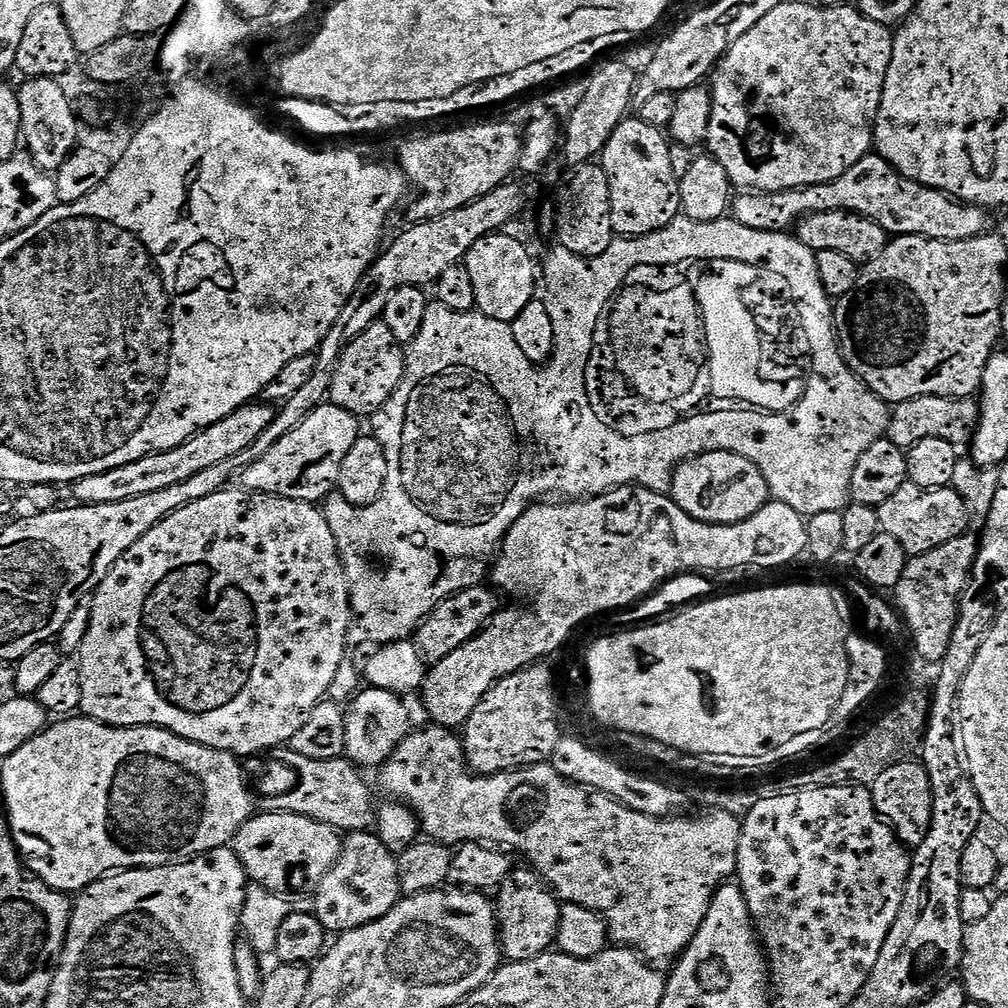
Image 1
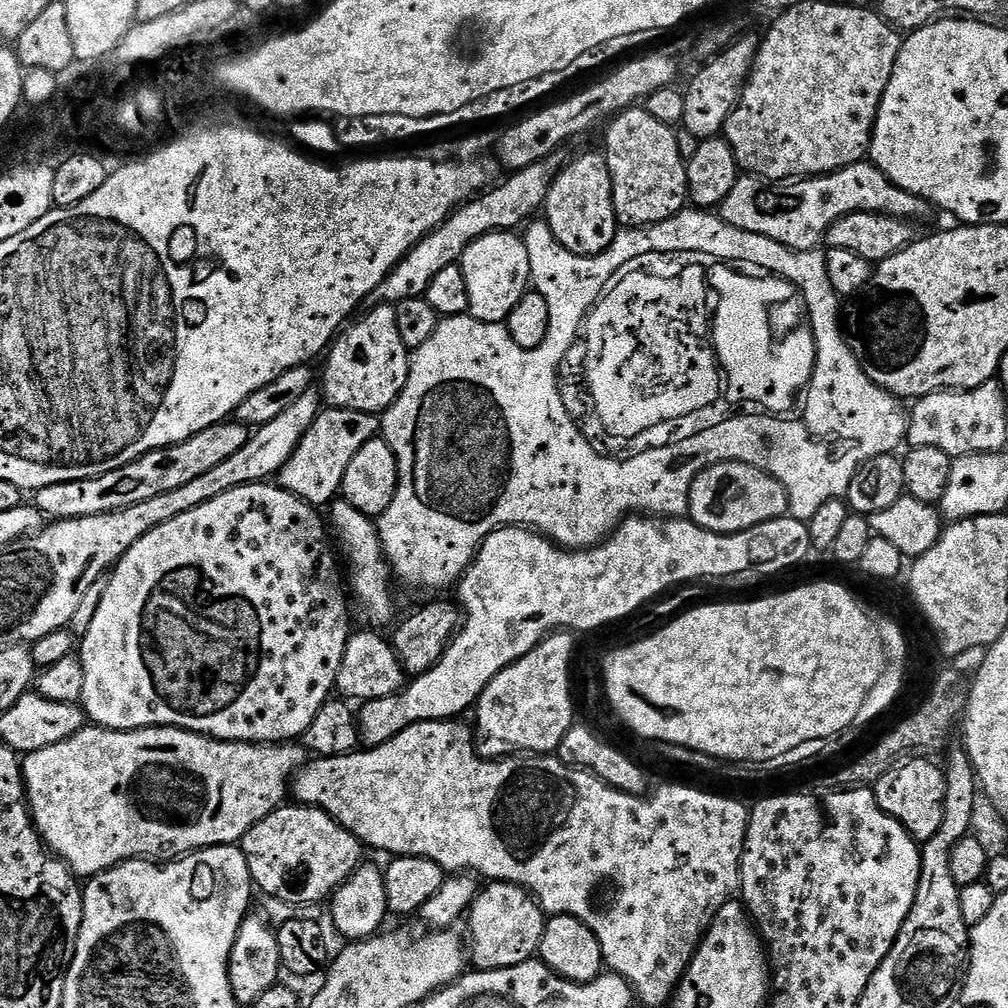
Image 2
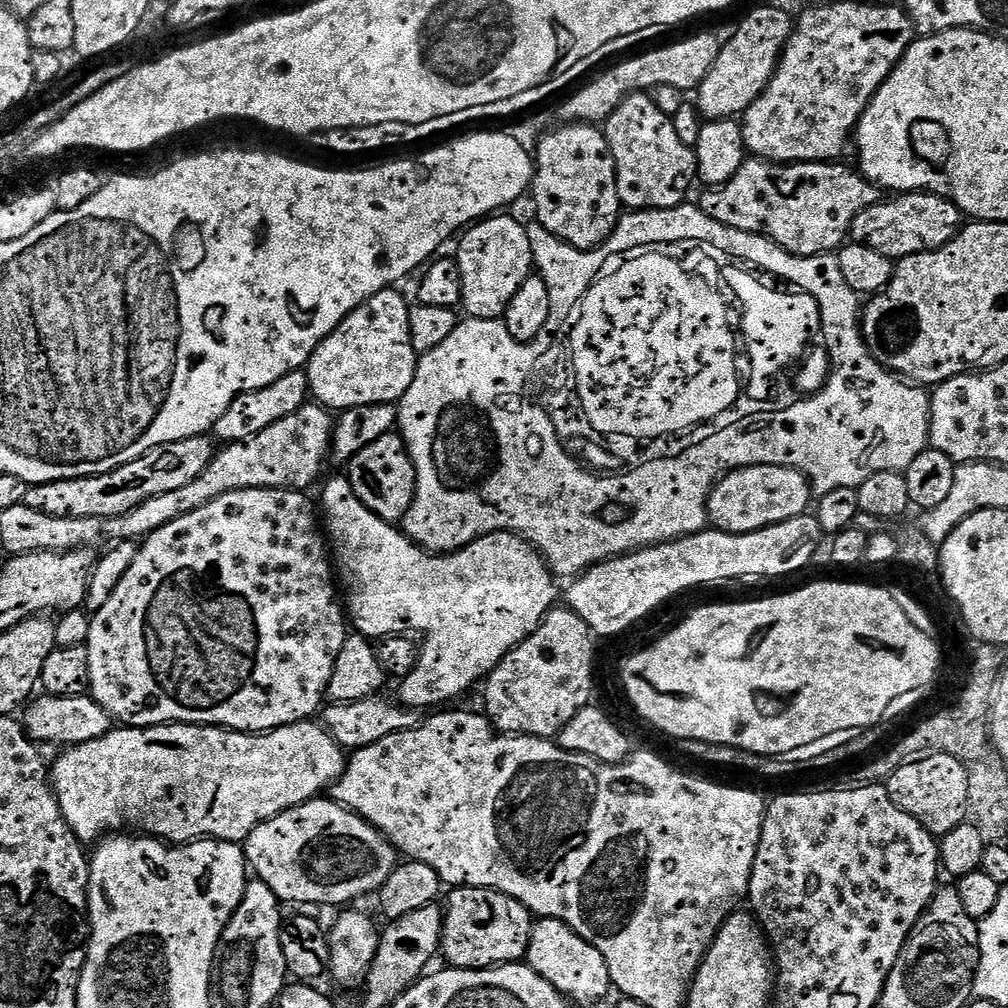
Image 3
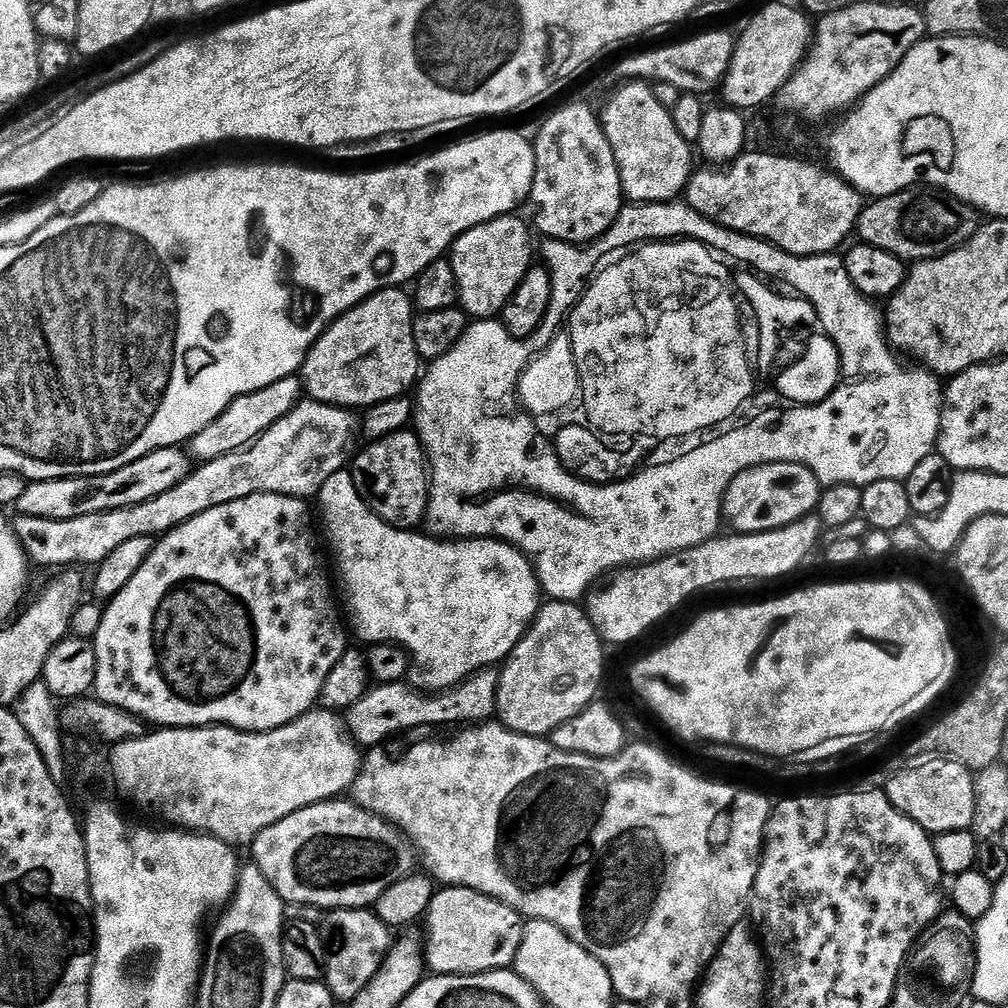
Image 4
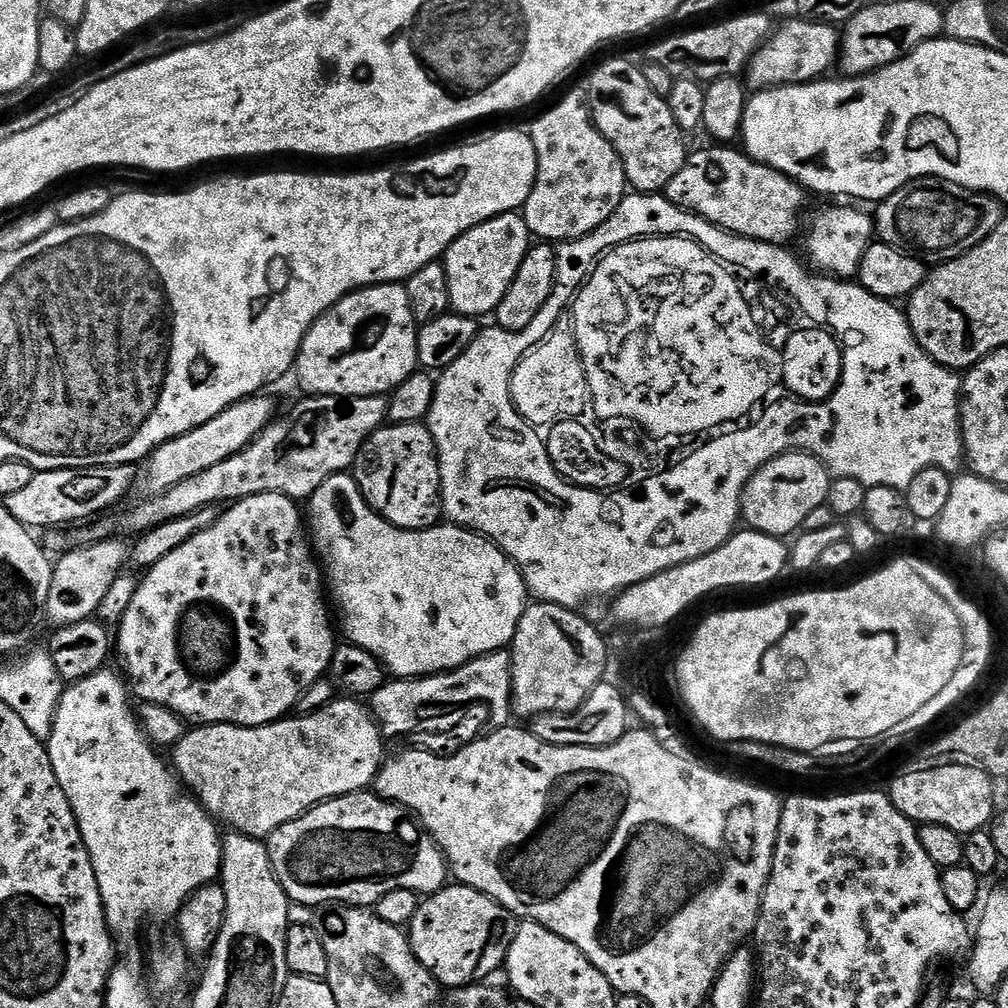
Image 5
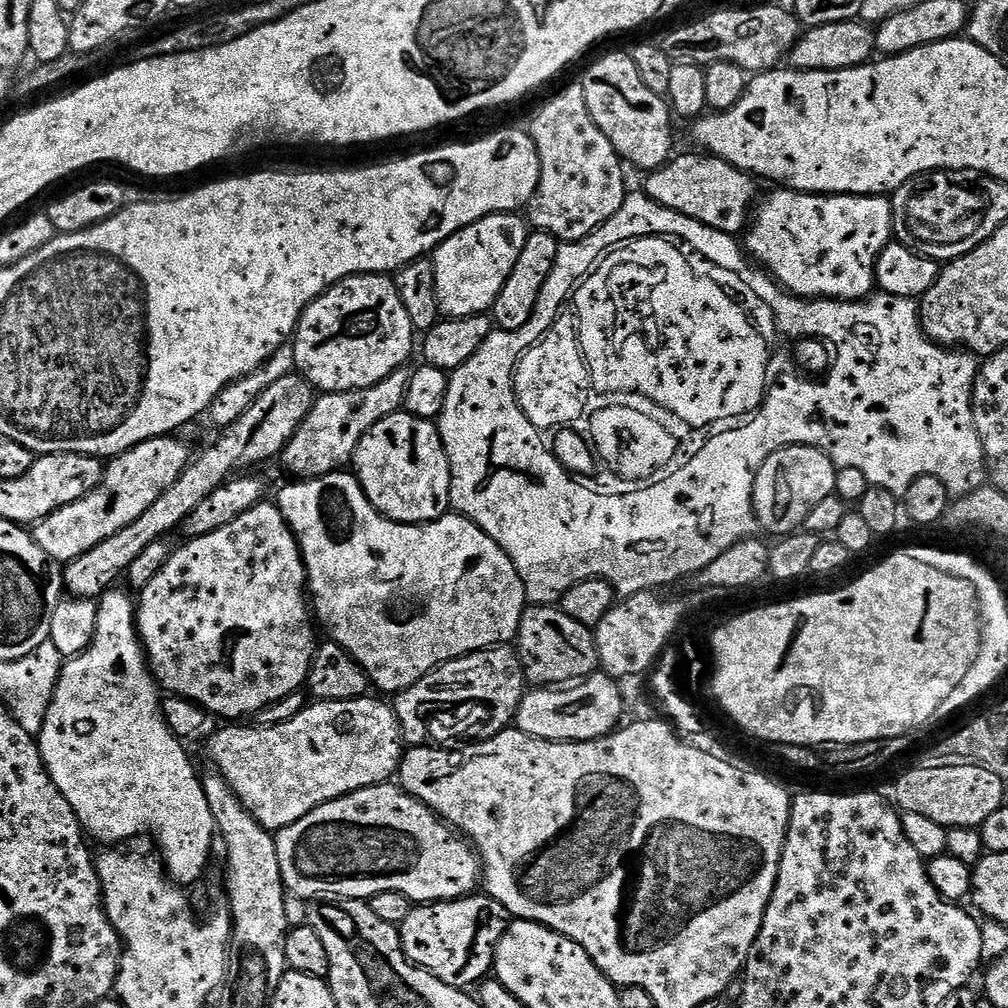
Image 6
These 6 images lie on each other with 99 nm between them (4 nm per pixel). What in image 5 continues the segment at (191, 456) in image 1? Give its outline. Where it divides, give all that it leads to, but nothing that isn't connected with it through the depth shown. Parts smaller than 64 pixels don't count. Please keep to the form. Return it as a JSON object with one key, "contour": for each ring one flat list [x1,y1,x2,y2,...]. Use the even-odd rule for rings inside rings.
{"contour":[[119,464,117,468,63,468,62,470,50,470,49,472,37,472,34,478,30,478,30,483,26,485,21,491,10,494,9,496,3,497,2,502,6,507,8,507,8,513,13,516,20,524,23,524,25,528,29,530,37,530,36,528,44,528,43,530,52,530,57,526,64,526,60,524,72,524,75,520,86,520,90,516,91,518,99,517,102,513,105,513,107,510,113,509,110,508,114,504,118,503,124,495,132,488,132,483,138,480,138,472,135,467,131,464]]}

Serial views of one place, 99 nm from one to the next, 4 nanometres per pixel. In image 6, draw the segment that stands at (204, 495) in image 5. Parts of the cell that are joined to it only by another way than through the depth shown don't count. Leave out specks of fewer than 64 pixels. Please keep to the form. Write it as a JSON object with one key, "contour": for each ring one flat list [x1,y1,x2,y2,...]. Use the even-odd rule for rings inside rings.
{"contour":[[405,366,373,388,317,395,310,414,306,414,302,426,298,426,298,430,284,447,282,461,284,460,285,470,293,472,296,475,293,477,309,481,351,465,362,434,366,434,366,430,370,430,370,426,374,426,382,418,403,409,412,373,413,369]]}

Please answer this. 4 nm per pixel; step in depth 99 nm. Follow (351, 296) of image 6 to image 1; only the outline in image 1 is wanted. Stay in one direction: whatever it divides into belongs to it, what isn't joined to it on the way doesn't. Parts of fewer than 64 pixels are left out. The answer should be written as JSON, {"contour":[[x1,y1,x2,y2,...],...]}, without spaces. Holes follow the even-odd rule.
{"contour":[[383,322,371,324,366,331,358,334,358,338,354,338,354,342,350,342,350,346,346,346,338,362,338,370,334,370,334,382,330,393,331,403,337,404,342,410,350,410,355,416,371,417,372,413,388,401,402,382,405,359,405,349,394,338,394,334,390,334,390,326,386,326]]}

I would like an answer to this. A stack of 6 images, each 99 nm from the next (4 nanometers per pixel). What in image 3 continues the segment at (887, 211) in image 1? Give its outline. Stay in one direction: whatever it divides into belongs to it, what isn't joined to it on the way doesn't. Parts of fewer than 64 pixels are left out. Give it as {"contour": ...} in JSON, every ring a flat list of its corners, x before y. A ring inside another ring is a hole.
{"contour":[[748,158,738,174,730,178,730,182,719,188,708,188,705,196,698,200,698,206,710,218,734,230,758,232,795,256,832,254,849,239,854,218,858,218,862,210,879,204,882,199,881,189,871,184,855,167,852,168,847,168,844,162,777,164,759,158]]}

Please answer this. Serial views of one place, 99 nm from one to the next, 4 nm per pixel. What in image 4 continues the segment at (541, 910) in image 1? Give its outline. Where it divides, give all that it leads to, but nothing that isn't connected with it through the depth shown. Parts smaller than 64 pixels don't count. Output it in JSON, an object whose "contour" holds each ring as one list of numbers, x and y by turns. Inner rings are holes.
{"contour":[[441,887,428,907,428,933,422,936,427,971,438,976,473,976,497,972,500,968,511,969,525,923,525,917,503,899,495,900,492,895,469,888]]}

